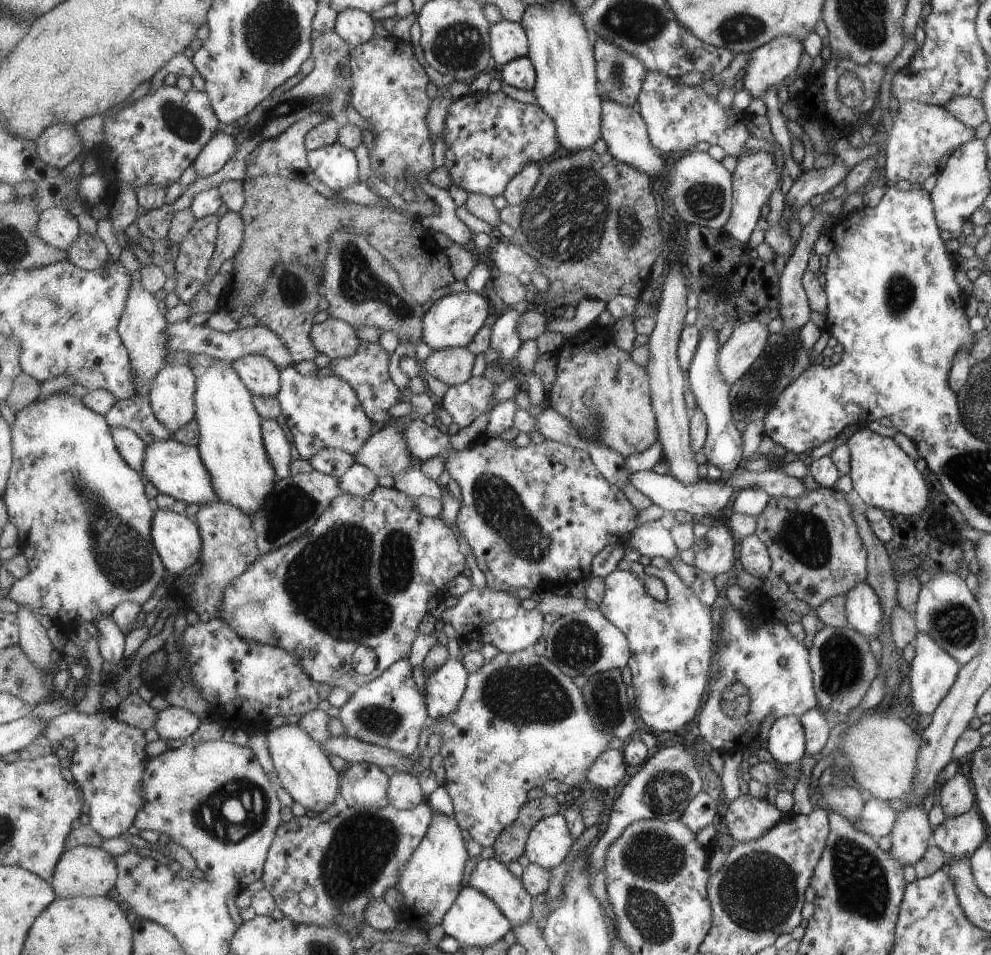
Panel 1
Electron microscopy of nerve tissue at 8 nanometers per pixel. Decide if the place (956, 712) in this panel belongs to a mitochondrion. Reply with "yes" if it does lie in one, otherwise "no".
no

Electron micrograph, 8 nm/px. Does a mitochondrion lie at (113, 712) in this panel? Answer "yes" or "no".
no

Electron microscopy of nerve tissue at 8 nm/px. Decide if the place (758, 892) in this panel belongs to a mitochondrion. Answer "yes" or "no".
yes

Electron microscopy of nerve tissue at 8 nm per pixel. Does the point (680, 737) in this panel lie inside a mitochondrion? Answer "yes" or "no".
no

